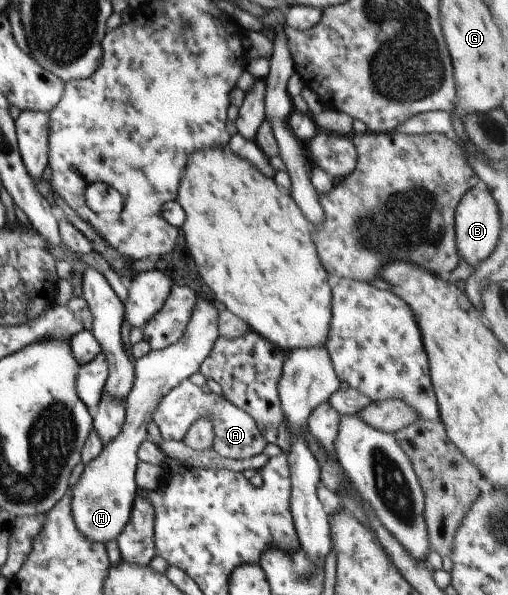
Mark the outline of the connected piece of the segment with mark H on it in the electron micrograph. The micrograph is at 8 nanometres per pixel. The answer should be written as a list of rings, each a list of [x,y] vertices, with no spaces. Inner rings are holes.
[[[195,293],[195,297],[197,303],[183,337],[161,351],[150,351],[134,363],[134,382],[125,403],[124,428],[101,449],[93,461],[87,463],[79,481],[69,488],[71,515],[75,525],[93,543],[103,543],[106,546],[123,531],[137,494],[137,450],[143,441],[147,441],[147,425],[153,421],[153,413],[167,393],[200,371],[201,363],[207,359],[219,337],[219,311],[208,297],[203,297],[200,293]]]

